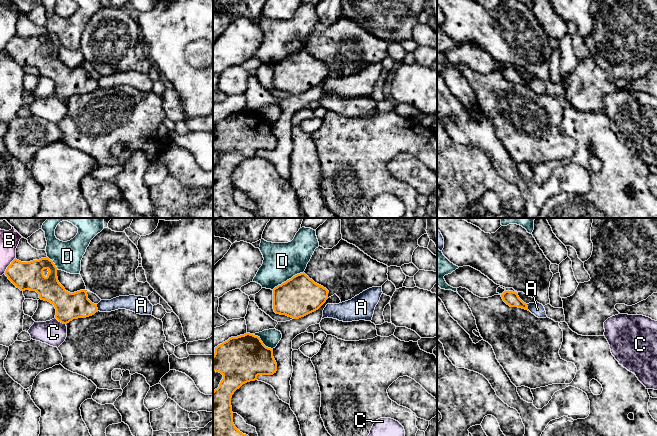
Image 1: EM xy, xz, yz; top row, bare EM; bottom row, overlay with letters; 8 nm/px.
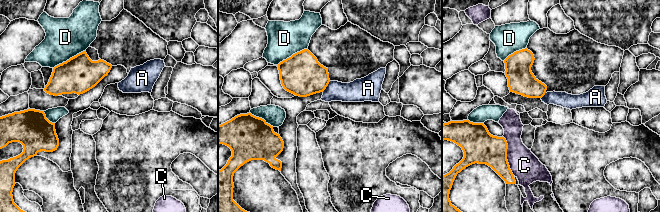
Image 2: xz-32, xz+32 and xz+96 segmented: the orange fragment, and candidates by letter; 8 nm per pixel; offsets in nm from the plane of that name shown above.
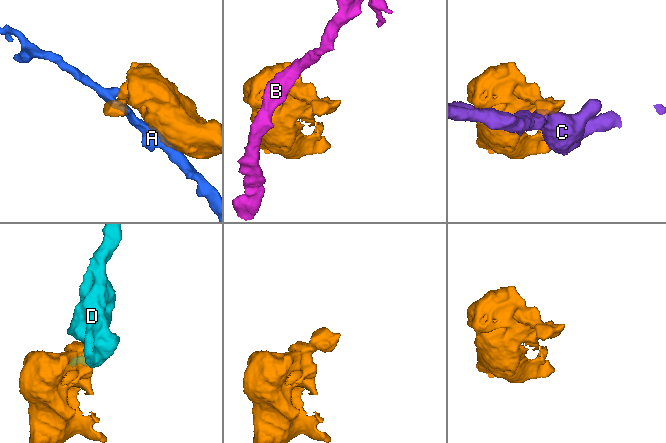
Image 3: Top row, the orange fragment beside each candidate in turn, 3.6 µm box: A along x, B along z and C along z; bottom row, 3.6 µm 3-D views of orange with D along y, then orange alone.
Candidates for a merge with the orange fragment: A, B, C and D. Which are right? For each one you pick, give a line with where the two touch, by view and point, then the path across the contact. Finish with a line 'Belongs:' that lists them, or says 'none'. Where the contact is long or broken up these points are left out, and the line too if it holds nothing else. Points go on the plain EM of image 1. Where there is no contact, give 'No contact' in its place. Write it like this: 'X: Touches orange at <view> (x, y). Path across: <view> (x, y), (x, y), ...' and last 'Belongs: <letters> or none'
Belongs: none

